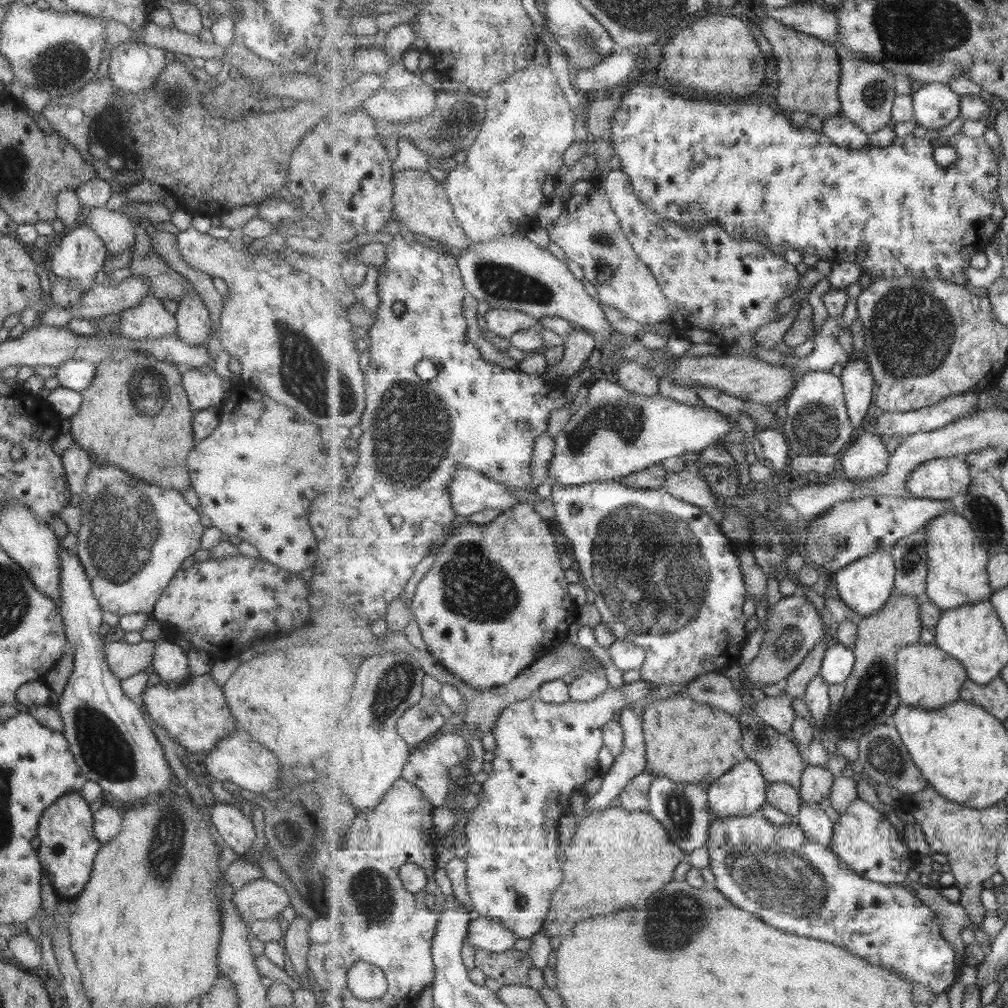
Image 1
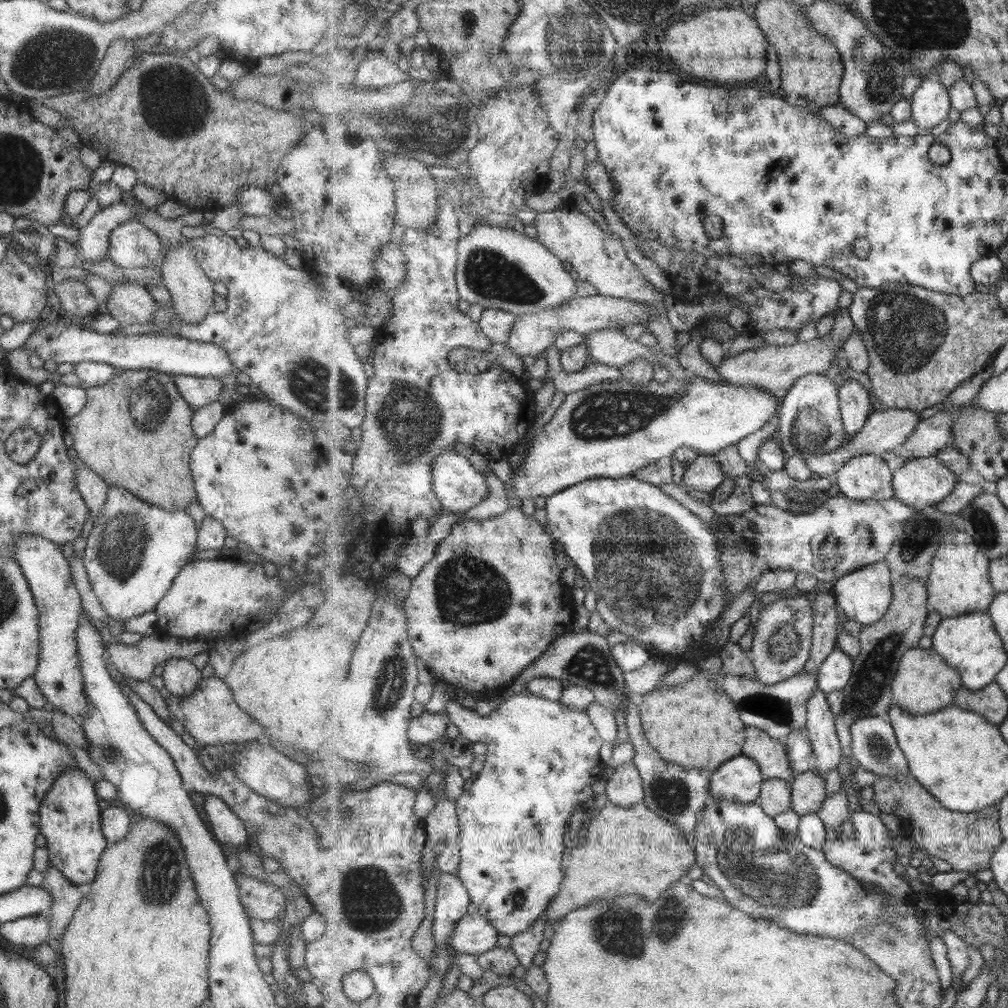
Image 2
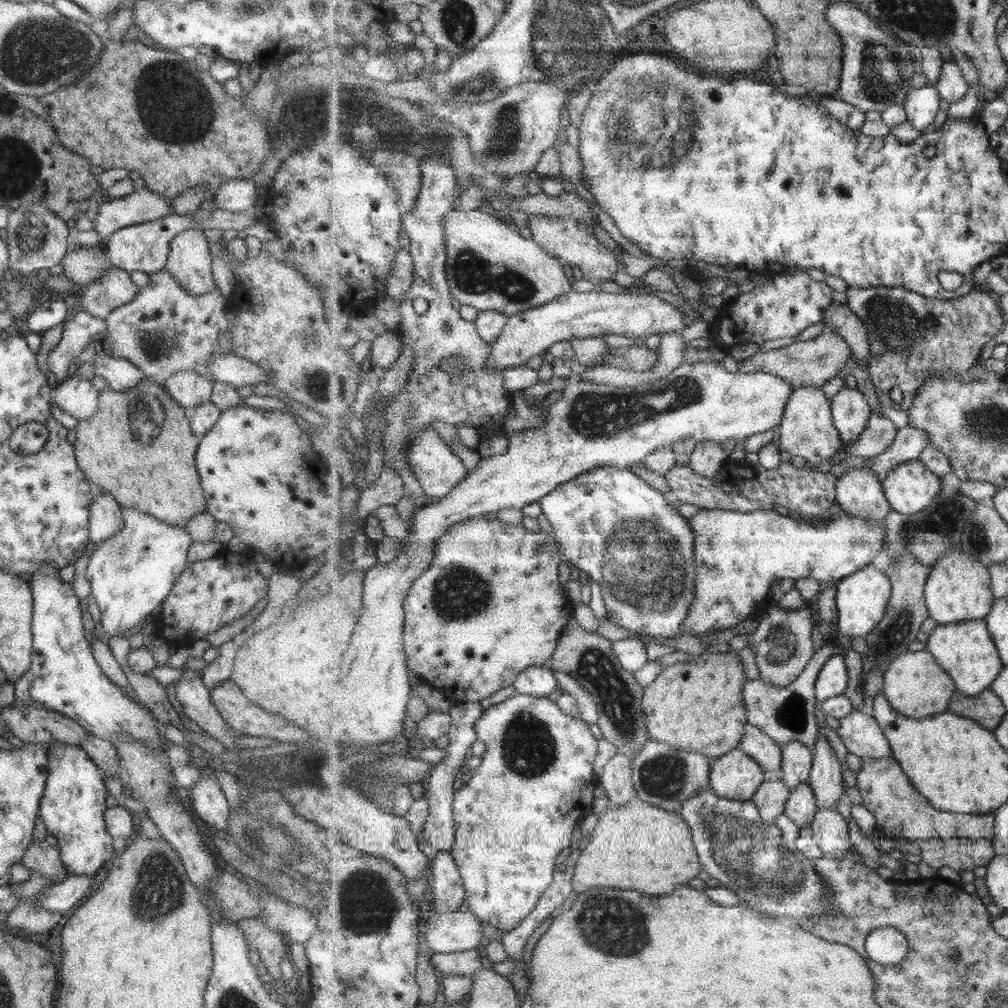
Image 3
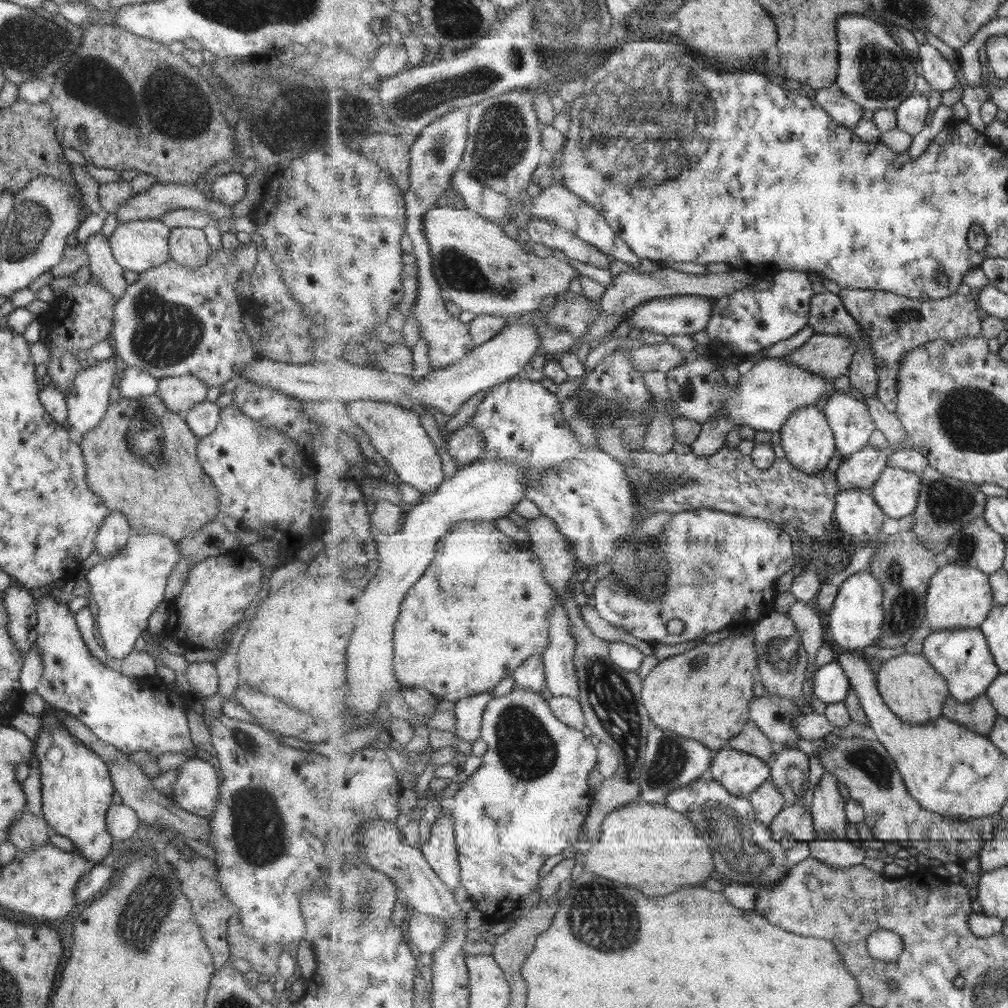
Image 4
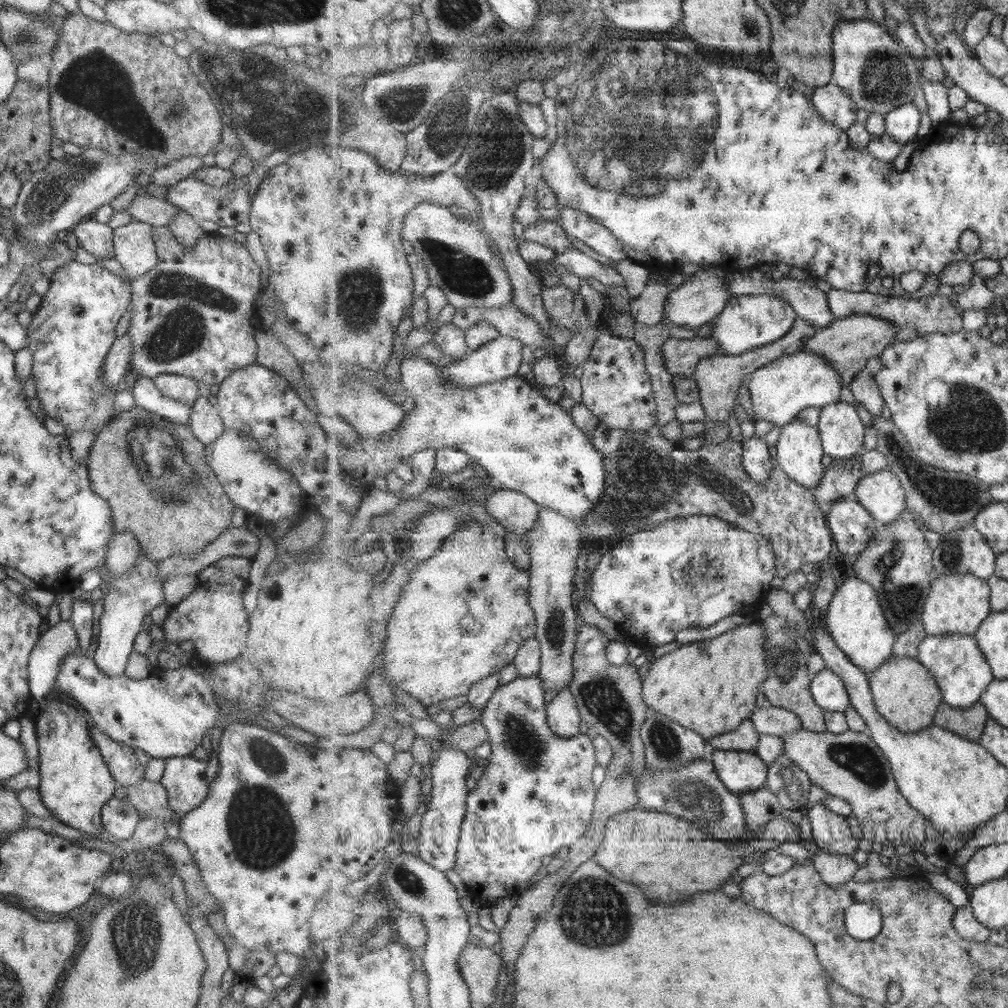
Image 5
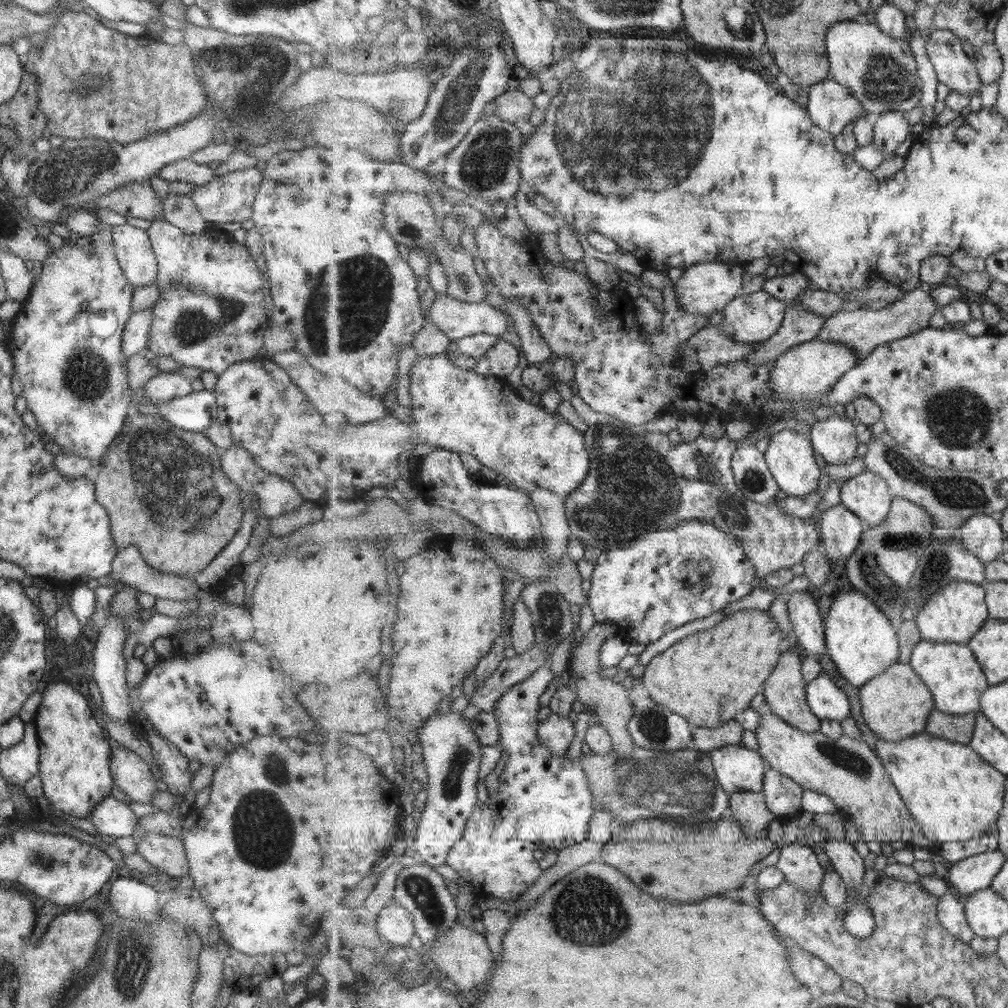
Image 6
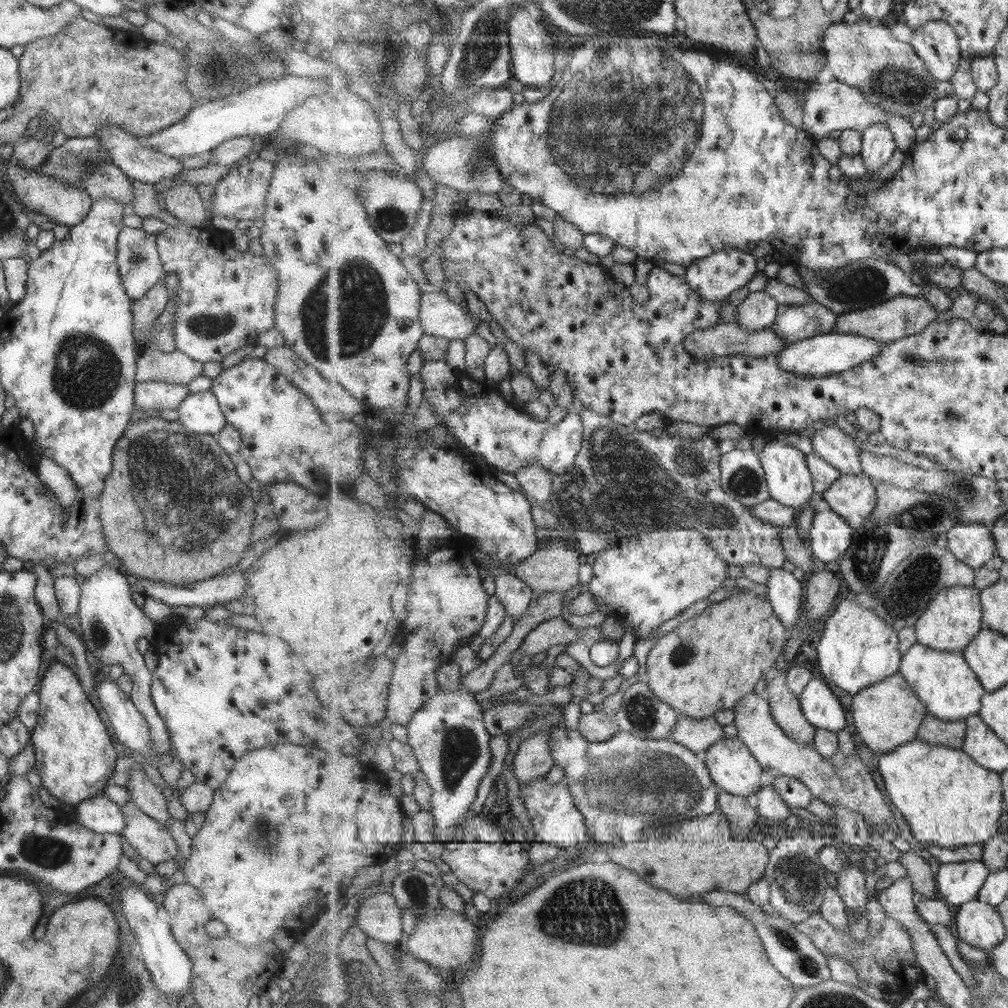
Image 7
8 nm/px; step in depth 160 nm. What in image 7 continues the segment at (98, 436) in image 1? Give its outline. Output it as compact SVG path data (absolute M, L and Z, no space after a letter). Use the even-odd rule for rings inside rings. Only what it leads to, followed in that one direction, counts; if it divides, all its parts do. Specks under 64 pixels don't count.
M156 414L137 415L125 427L121 438L114 444L111 458L111 471L103 480L104 486L98 492L97 517L101 522L104 544L109 552L121 560L123 570L128 578L139 580L159 580L176 586L191 584L193 582L210 579L221 574L227 568L235 568L237 562L248 549L251 537L251 528L254 520L254 502L249 488L236 477L235 466L237 458L228 457L228 454L215 441L215 436L202 436L187 430L180 422L161 419Z

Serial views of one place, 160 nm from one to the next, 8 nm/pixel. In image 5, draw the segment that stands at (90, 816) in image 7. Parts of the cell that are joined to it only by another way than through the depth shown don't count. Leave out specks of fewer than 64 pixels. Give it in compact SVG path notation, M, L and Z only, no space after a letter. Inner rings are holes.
M111 797L100 810L102 828L116 839L128 839L141 818L127 798Z

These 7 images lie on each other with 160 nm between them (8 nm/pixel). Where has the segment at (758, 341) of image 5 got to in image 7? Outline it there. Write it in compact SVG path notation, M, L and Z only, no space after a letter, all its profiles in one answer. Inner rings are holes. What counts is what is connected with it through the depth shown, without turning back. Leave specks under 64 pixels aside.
M764 290L750 292L735 310L735 323L751 332L769 328L777 318L779 305L781 304Z

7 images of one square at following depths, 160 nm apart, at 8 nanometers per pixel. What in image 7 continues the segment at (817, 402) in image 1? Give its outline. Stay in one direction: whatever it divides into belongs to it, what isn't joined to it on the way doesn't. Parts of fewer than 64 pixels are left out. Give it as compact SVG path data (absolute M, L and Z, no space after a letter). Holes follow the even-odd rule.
M772 437L766 441L765 447L759 452L759 455L767 474L771 497L779 503L797 510L807 507L811 496L816 493L814 476L811 473L810 464L807 463L807 454L799 450L798 447Z

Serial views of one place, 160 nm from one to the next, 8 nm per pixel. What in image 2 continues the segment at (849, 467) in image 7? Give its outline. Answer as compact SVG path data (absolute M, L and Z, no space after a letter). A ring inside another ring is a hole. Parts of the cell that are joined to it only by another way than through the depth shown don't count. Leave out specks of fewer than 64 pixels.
M847 379L839 387L842 402L842 419L848 435L856 435L865 425L870 414L875 410L871 395L865 386L854 379Z

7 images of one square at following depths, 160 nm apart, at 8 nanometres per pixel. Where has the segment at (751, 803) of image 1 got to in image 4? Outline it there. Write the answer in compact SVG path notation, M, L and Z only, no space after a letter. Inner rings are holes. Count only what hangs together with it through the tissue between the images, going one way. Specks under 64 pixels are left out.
M726 747L715 753L708 774L731 794L748 797L769 780L771 765L747 751Z

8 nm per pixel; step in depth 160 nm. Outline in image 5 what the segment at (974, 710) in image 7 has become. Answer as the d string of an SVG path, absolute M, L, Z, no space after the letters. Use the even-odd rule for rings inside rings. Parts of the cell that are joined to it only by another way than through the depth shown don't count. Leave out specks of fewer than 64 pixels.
M971 634L927 635L919 645L918 661L934 675L942 689L944 702L959 709L969 709L980 701L987 687L995 680L986 655Z

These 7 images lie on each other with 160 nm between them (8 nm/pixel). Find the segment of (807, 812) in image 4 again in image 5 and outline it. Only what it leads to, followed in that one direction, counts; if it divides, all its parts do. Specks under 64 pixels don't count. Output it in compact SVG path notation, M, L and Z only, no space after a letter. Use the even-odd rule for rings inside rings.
M633 809L633 810L626 810L625 812L621 812L621 814L616 814L613 818L611 818L611 820L608 822L608 827L607 827L607 832L606 832L607 836L605 836L605 840L602 840L600 842L601 846L598 846L597 848L599 848L599 850L596 850L596 853L593 856L593 860L597 860L597 862L599 862L599 864L601 864L601 866L603 866L603 868L605 868L605 870L611 870L611 874L615 874L615 876L617 876L617 878L623 878L623 880L625 880L625 882L633 882L633 884L637 884L637 887L641 887L643 888L643 893L645 894L645 896L647 896L647 898L659 898L661 899L661 897L663 897L665 900L667 899L667 903L668 903L668 897L666 896L677 896L677 898L679 898L679 900L685 900L685 898L689 898L689 896L693 896L693 894L695 894L695 892L707 892L707 890L717 890L717 888L721 888L721 886L723 886L723 884L725 884L725 882L727 882L727 878L729 878L729 876L733 876L733 874L735 874L735 870L737 870L737 868L739 868L739 864L743 864L746 862L746 858L748 858L748 856L750 856L750 854L754 854L754 852L769 852L769 853L774 853L774 850L777 848L777 846L779 846L780 842L794 842L794 843L799 843L802 842L801 839L801 832L799 831L799 827L797 827L797 825L793 824L793 822L789 821L789 819L787 818L787 814L782 813L779 816L775 815L773 817L773 820L771 820L771 822L769 822L769 824L767 824L767 826L764 828L764 832L762 833L762 838L758 838L758 836L751 836L749 834L747 834L745 836L745 839L743 840L737 840L734 842L730 842L730 841L725 841L725 840L711 840L711 838L703 838L703 834L699 834L699 826L695 826L695 822L687 822L687 820L683 820L683 818L677 818L677 816L673 816L673 814L661 814L661 812L655 812L655 811L651 811L651 810L641 810L641 809Z

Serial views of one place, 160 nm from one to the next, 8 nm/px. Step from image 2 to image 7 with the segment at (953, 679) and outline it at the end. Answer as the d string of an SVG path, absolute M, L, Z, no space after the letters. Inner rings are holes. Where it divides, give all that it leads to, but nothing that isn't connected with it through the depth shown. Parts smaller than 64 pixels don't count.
M901 672L887 677L853 696L854 726L864 744L876 754L890 752L918 738L928 708Z

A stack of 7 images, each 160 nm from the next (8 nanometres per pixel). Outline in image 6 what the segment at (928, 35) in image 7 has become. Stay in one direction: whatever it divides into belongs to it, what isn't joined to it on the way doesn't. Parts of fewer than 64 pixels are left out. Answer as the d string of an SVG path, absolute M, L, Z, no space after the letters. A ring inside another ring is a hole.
M951 30L932 31L927 38L924 54L928 58L929 64L933 71L938 75L941 83L949 85L953 91L971 96L973 93L979 93L985 86L980 77L976 62L969 59L967 52L964 50L962 41Z

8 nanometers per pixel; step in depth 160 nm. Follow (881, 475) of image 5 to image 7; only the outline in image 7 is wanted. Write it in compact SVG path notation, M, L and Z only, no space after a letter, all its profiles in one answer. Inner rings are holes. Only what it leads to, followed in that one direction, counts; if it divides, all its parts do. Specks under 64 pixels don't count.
M865 472L843 475L823 494L824 507L846 518L851 527L863 527L879 504L879 490Z

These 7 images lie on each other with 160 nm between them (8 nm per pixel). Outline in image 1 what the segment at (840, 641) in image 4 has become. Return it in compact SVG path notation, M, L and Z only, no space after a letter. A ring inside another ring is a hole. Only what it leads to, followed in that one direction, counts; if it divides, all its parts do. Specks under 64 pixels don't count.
M889 552L869 554L867 557L852 562L834 575L836 590L840 599L862 617L874 616L887 605L894 594L896 583L896 564Z

